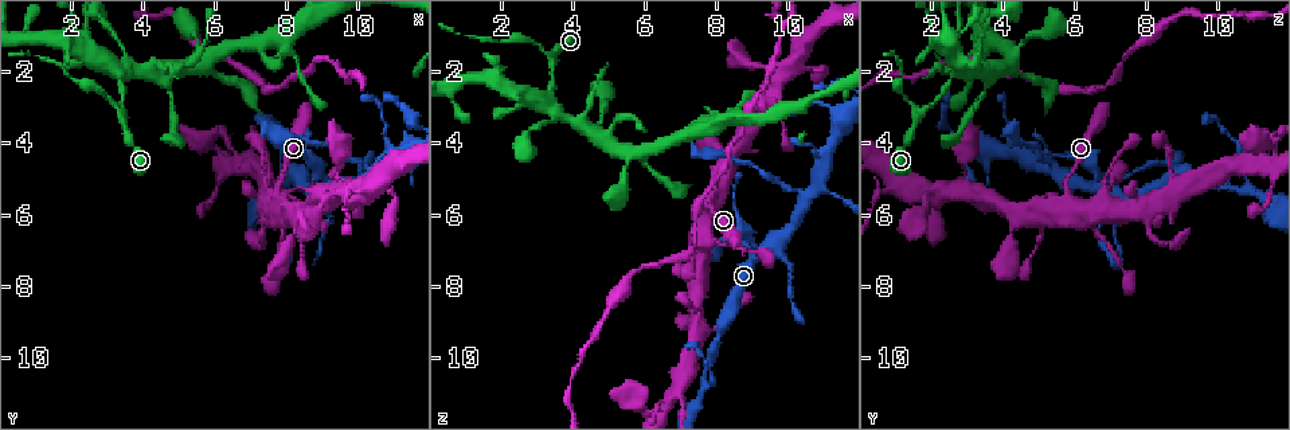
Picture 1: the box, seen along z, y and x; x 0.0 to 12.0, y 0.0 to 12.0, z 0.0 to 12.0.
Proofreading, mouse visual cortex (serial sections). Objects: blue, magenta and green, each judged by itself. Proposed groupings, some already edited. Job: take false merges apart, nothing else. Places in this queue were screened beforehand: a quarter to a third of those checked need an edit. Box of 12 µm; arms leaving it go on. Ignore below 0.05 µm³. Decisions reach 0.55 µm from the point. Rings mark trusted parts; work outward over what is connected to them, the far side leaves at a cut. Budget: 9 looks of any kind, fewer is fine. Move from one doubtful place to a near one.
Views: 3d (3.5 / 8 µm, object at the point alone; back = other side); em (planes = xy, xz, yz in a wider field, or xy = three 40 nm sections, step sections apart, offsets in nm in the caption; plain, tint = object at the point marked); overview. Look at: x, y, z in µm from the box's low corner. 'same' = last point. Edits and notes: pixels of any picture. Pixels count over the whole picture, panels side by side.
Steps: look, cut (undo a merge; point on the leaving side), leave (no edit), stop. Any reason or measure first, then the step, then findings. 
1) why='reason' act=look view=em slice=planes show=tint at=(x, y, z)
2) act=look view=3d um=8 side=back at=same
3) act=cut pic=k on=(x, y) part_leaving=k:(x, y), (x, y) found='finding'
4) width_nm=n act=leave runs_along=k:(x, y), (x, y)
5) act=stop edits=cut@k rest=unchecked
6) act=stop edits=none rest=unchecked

why='three-way junction' act=look view=3d um=3.5 at=(9.1, 5.0, 6.9)

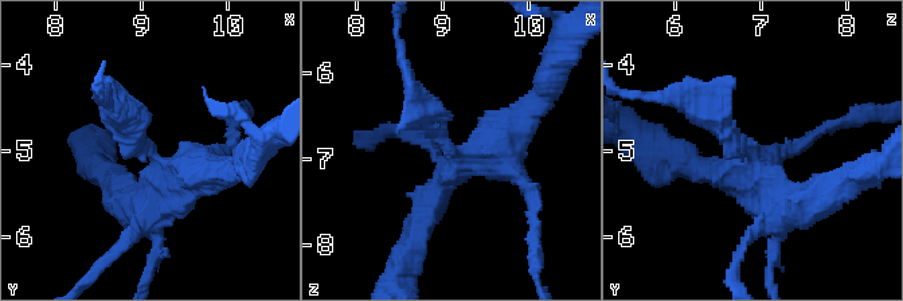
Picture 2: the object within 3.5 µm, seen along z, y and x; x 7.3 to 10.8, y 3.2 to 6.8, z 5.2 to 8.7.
arms=3 arm_widths_nm=300,300,500 act=look view=em slice=xy step=5 show=tint at=(9.10, 5.00, 6.85)

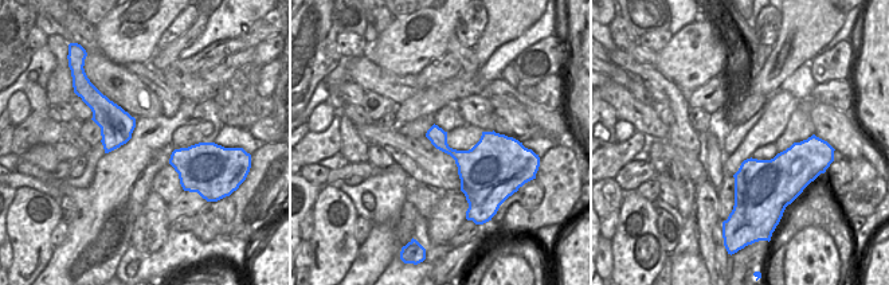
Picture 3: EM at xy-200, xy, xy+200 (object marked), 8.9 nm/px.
act=leave runs_along=2:(793, 204), (690, 98) found='one cell here'

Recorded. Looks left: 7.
why='a narrow waist' act=look view=3d um=3.5 at=(7.3, 4.5, 7.1)

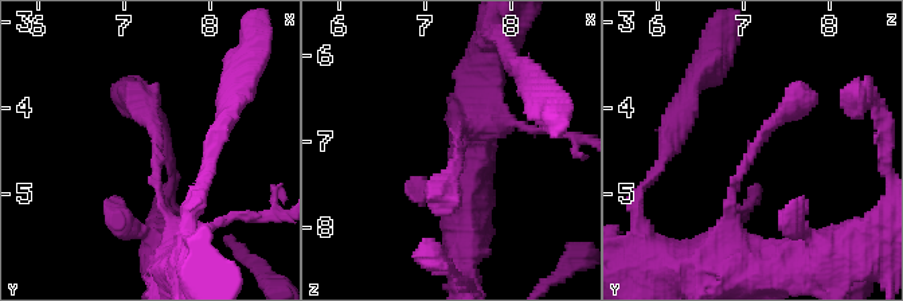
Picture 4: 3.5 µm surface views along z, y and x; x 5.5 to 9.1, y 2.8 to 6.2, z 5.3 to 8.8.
why='now the EM' act=look view=em slice=xy step=2 show=tint at=(7.35, 4.55, 7.10)

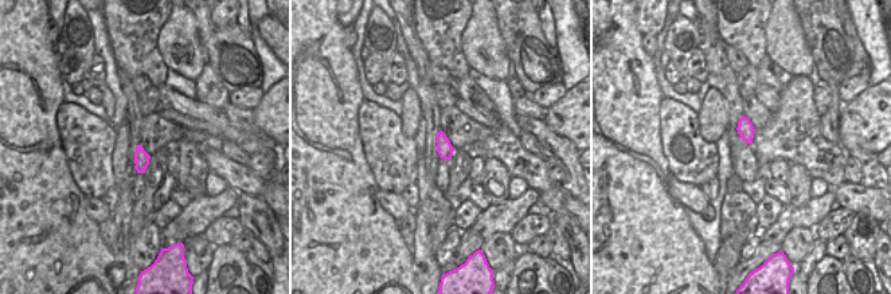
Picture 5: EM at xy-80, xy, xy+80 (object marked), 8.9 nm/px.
why='another direction' act=look view=em slice=xy step=1 show=tint at=same

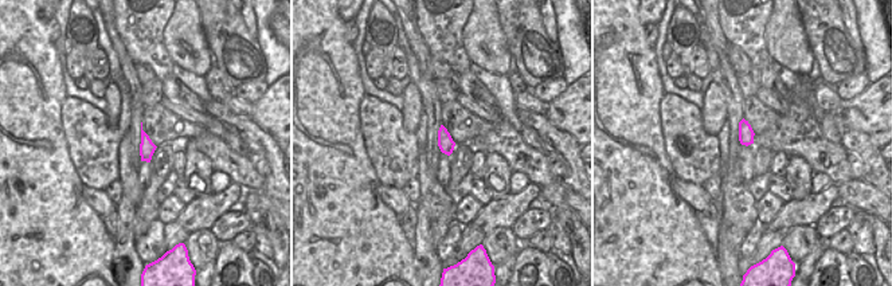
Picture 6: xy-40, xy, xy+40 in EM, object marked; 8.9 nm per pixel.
act=leave runs_along=4:(728, 231), (738, 174), (797, 83) found='one cell here'

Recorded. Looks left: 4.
why='four or more arms meet' act=look view=3d um=8 at=(10.5, 4.9, 5.6)

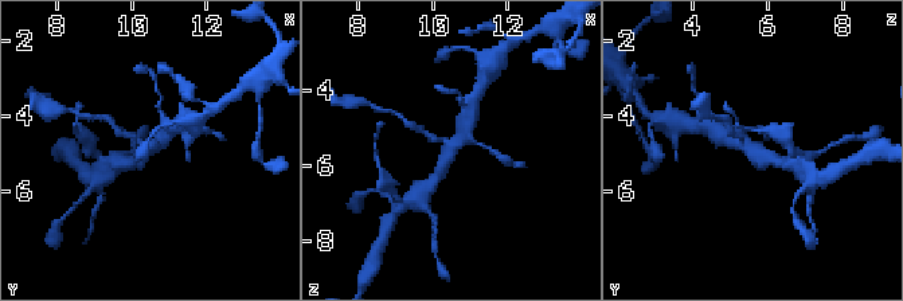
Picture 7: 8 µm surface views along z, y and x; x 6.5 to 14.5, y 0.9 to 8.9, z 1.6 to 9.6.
act=look view=3d um=3.5 at=(10.5, 4.9, 5.6)

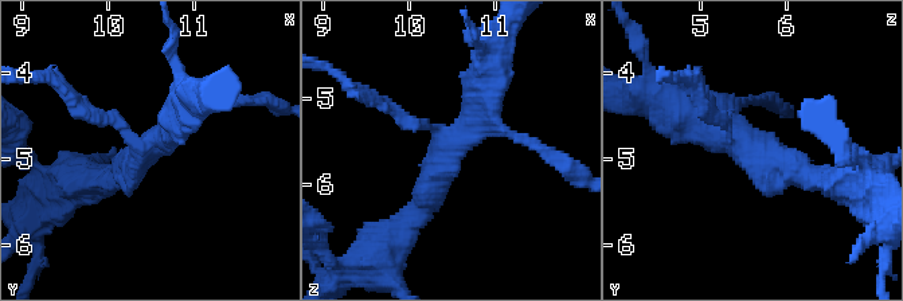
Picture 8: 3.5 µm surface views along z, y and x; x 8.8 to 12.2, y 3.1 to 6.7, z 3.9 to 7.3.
why='now the EM' act=look view=em slice=xy step=3 show=tint at=(10.50, 4.85, 5.50)

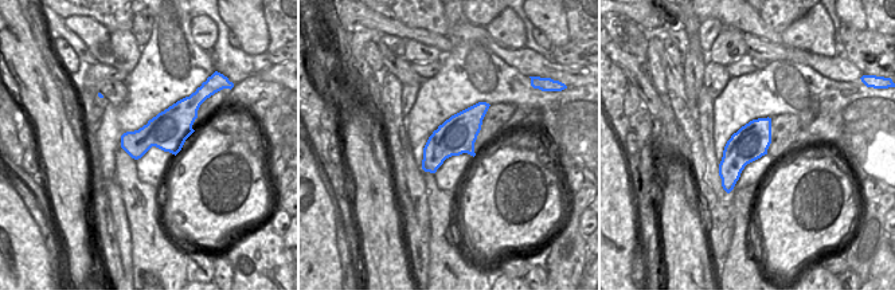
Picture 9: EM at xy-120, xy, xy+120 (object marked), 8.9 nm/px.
width_nm=340 act=leave runs_along=8:(812, 176), (702, 122), (681, 102) found='continuous, no second cell'

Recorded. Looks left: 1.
act=stop edits=none rest=unchecked

